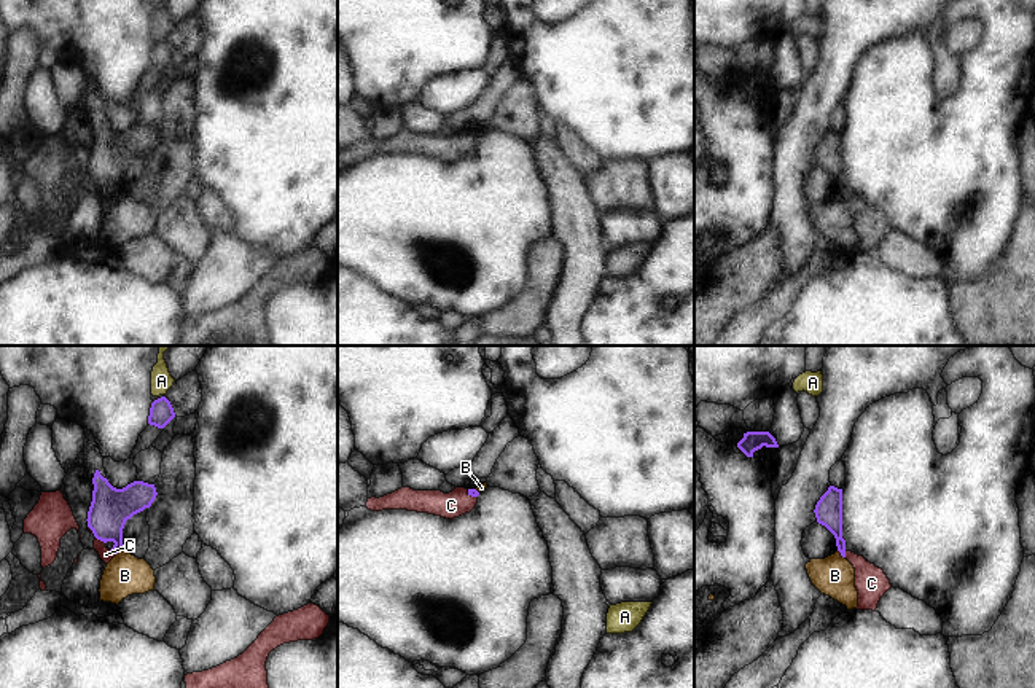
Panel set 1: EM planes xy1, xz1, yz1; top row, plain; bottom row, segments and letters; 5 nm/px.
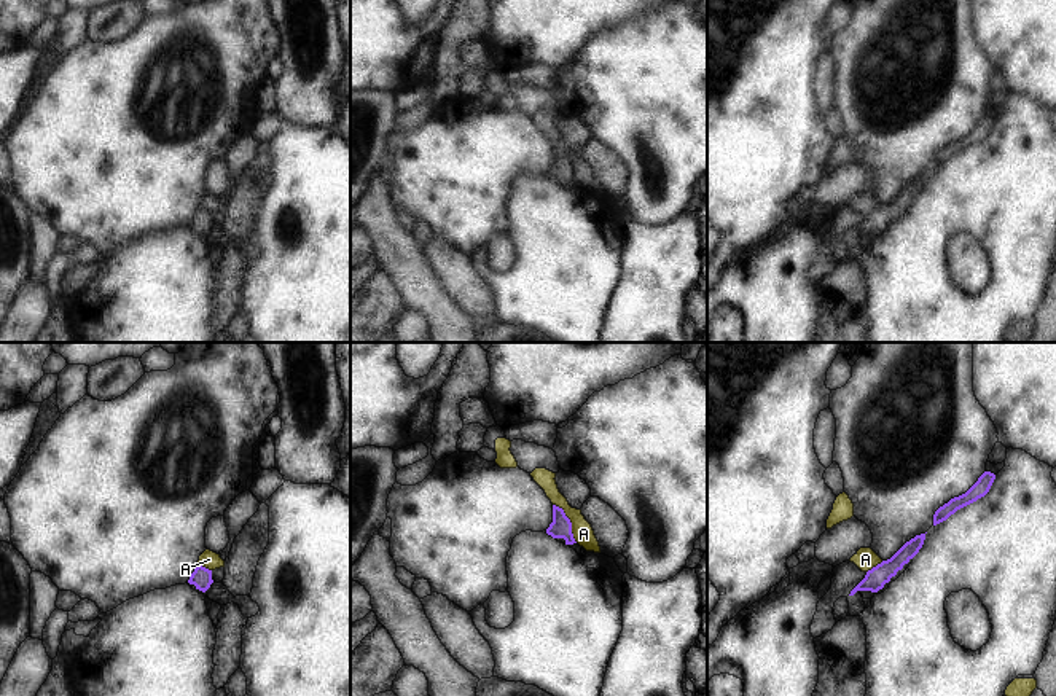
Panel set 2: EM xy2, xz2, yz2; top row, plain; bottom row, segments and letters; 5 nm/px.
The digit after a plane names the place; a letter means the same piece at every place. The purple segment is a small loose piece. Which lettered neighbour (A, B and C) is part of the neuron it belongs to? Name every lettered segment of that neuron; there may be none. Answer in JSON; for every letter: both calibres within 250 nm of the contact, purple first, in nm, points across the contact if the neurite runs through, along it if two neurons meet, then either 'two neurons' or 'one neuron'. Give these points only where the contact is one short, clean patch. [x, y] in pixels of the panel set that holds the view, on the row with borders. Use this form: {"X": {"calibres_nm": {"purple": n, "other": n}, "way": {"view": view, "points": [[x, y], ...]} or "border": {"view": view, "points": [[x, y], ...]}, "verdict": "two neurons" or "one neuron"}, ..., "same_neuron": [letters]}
{"A": {"calibres_nm": {"purple": 110, "other": 110}, "border": {"view": "xz2", "points": [[553, 504], [569, 520], [572, 537], [577, 542]]}, "verdict": "two neurons"}, "B": {"calibres_nm": {"purple": 140, "other": 200}, "border": {"view": "yz1", "points": [[838, 550], [844, 558]]}, "verdict": "two neurons"}, "C": {"calibres_nm": {"purple": 200, "other": 70}, "way": {"view": "xy1", "points": [[110, 508], [101, 540], [101, 550], [105, 555]]}, "verdict": "one neuron"}, "same_neuron": ["C"]}

